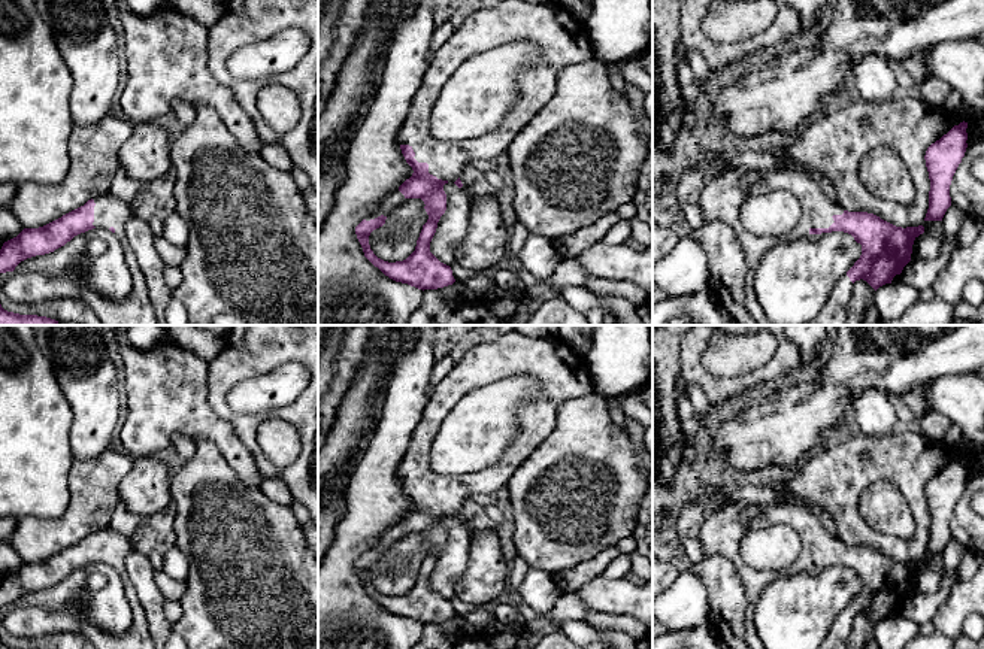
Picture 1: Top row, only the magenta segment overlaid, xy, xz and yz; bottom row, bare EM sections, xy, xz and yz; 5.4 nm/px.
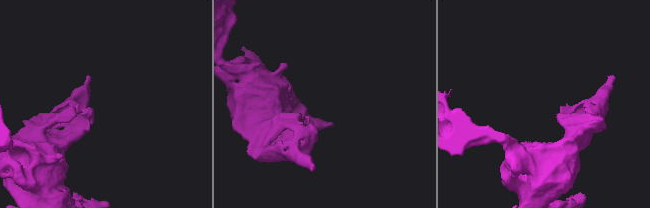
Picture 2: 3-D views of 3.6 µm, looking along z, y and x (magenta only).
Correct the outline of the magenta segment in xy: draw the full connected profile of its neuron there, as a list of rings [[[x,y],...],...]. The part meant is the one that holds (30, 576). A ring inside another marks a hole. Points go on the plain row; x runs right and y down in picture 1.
[[[110,527],[100,528],[61,552],[39,562],[24,562],[4,576],[0,583],[0,607],[13,606],[21,595],[54,586],[75,570],[97,561],[109,562],[124,577],[124,562],[133,551],[134,545],[124,534]]]

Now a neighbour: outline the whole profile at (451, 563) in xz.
[[[445,518],[446,545],[437,556],[430,586],[443,598],[452,600],[455,580],[464,573],[470,548],[470,527],[455,518]]]

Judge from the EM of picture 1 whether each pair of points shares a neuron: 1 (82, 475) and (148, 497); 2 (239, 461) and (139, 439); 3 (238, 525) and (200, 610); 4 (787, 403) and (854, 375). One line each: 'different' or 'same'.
1: different
2: same
3: same
4: same

